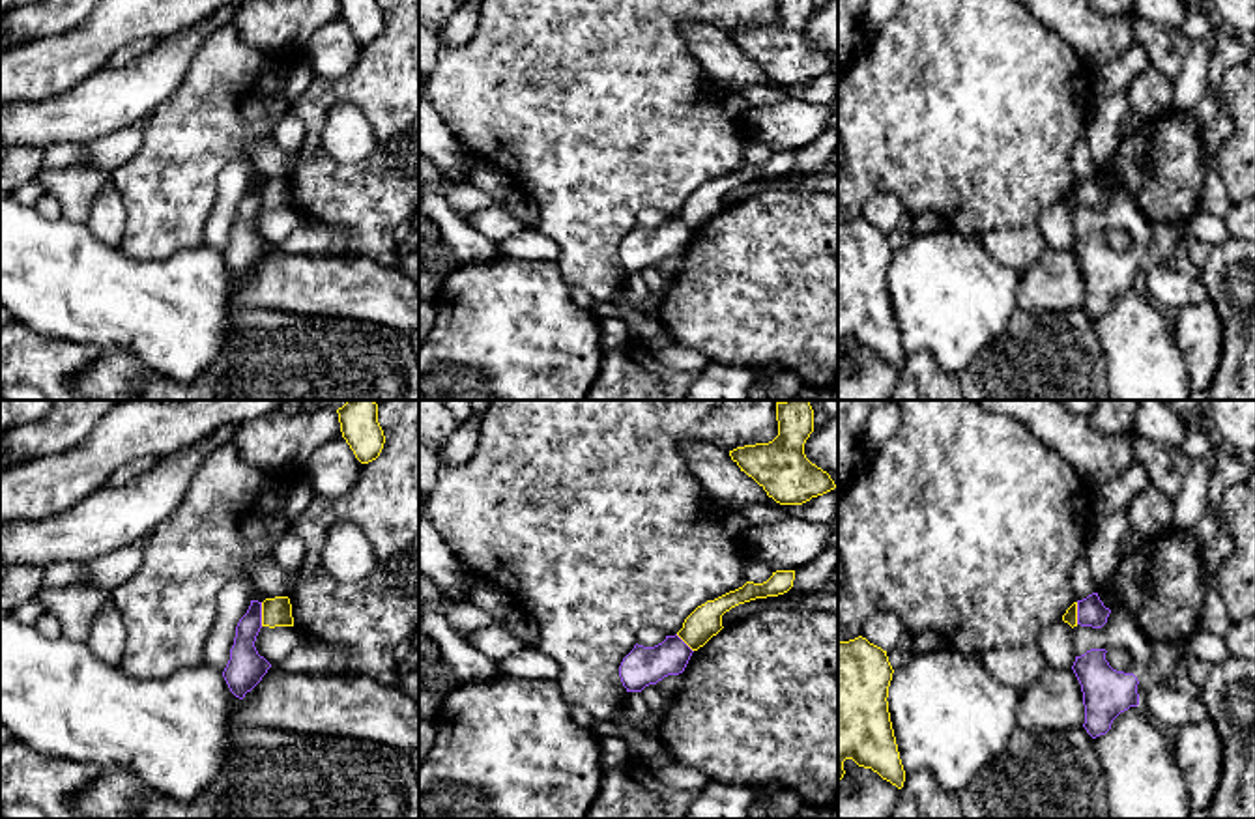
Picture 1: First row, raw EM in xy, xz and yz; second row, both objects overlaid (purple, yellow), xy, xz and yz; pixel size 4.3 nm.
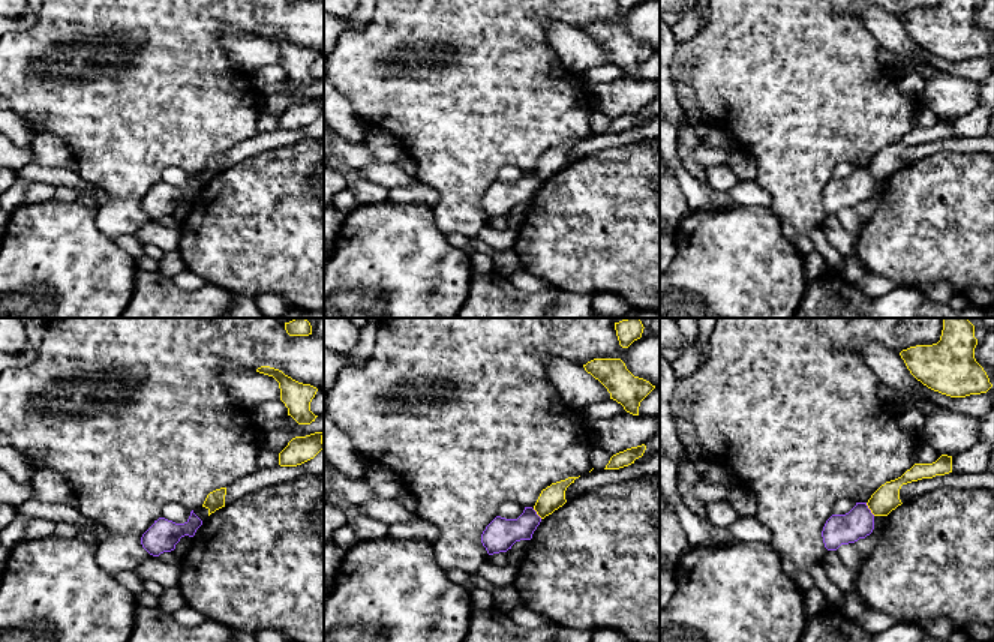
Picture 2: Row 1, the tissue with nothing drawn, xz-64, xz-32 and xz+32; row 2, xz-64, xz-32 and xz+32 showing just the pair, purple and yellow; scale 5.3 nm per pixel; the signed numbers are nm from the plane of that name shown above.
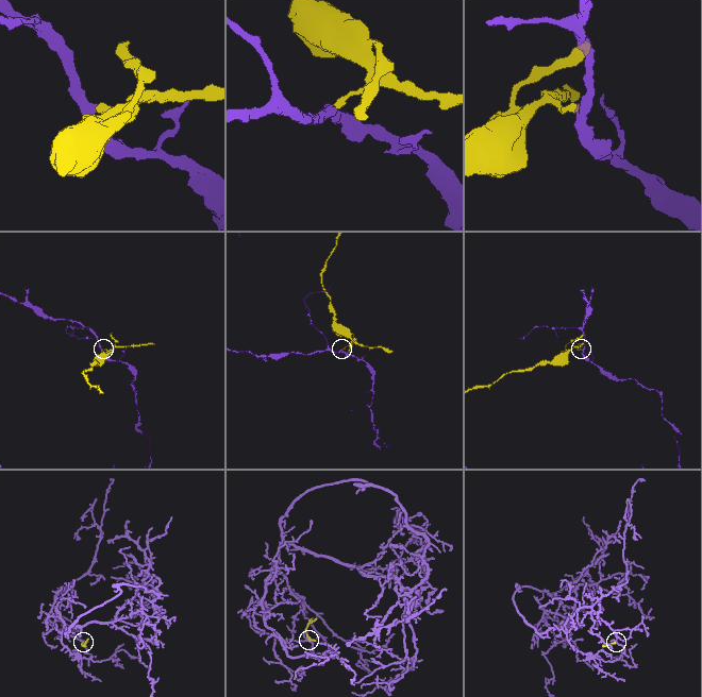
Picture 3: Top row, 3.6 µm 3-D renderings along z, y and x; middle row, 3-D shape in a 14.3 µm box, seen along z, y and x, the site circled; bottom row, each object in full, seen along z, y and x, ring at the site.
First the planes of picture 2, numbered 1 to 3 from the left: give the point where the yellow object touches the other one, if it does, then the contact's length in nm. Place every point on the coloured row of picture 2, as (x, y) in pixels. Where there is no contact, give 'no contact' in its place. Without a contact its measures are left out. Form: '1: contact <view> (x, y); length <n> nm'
1: no contact
2: contact xz-32 (535, 513); length 80 nm
3: contact xz+32 (868, 509); length 90 nm

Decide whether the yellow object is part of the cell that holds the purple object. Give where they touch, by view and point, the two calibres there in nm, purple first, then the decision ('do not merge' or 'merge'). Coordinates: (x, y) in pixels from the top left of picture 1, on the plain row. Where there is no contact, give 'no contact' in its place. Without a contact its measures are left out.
contact xy (260, 195); calibres 160 and 130 nm; do not merge

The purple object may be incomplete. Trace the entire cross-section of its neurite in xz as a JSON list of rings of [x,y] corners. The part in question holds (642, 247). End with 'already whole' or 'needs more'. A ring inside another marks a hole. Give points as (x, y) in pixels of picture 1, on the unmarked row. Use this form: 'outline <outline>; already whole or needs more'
outline [[[675,215],[655,228],[634,226],[619,247],[619,258],[627,273],[642,273],[668,256],[685,252],[692,230]]]; already whole

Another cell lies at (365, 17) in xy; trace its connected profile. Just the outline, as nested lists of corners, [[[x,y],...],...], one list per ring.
[[[339,0],[340,13],[361,45],[376,41],[383,30],[385,17],[378,0]]]

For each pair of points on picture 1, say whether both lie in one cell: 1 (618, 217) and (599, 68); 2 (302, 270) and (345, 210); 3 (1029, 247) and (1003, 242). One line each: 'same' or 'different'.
1: same
2: different
3: same

